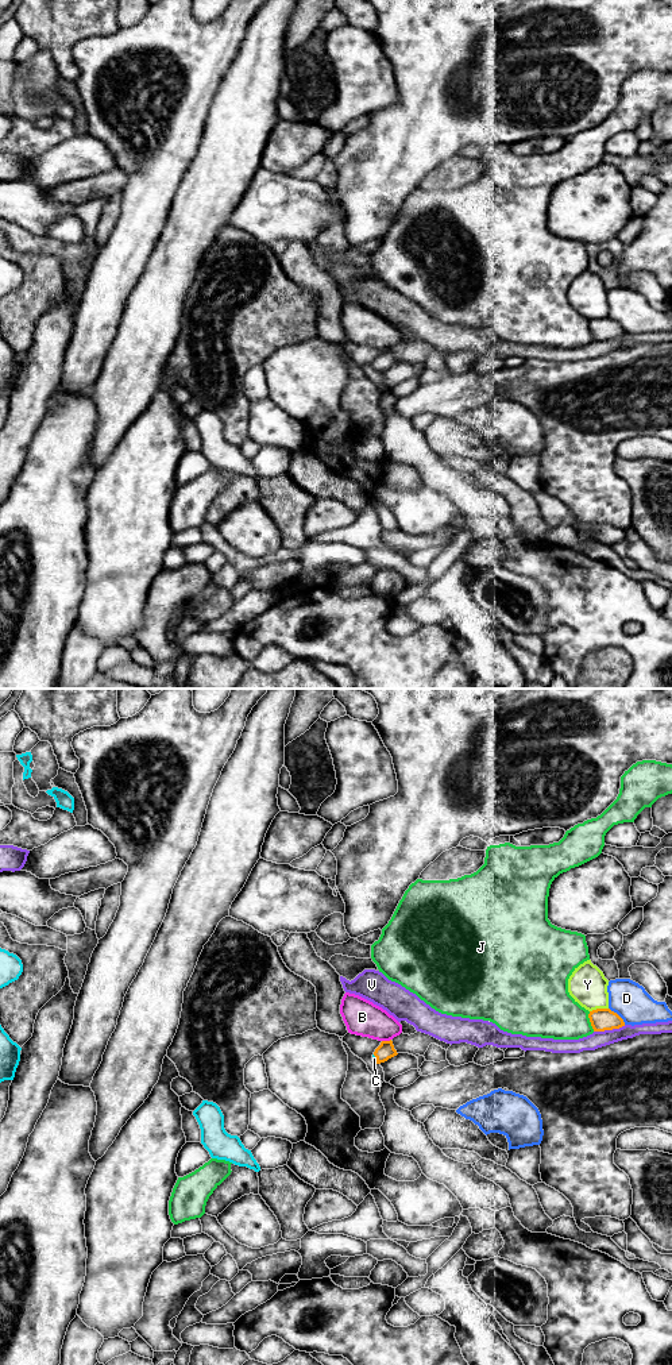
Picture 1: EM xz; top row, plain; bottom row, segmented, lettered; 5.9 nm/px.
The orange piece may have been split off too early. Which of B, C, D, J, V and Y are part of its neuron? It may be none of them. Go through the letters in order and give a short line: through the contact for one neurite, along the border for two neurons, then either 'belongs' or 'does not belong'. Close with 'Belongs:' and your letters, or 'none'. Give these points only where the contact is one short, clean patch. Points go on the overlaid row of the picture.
B: line xz (390, 1038), (382, 1041); does not belong
C: does not belong
D: does not belong
J: does not belong
V: does not belong
Y: does not belong
Belongs: none

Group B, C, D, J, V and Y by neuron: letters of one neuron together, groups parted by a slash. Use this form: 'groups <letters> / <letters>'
groups B / C / D / J / V / Y

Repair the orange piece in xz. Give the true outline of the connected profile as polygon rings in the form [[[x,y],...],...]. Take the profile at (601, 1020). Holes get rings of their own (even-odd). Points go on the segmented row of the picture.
[[[596,1009],[588,1014],[594,1032],[605,1032],[625,1026],[623,1019],[610,1009]]]

